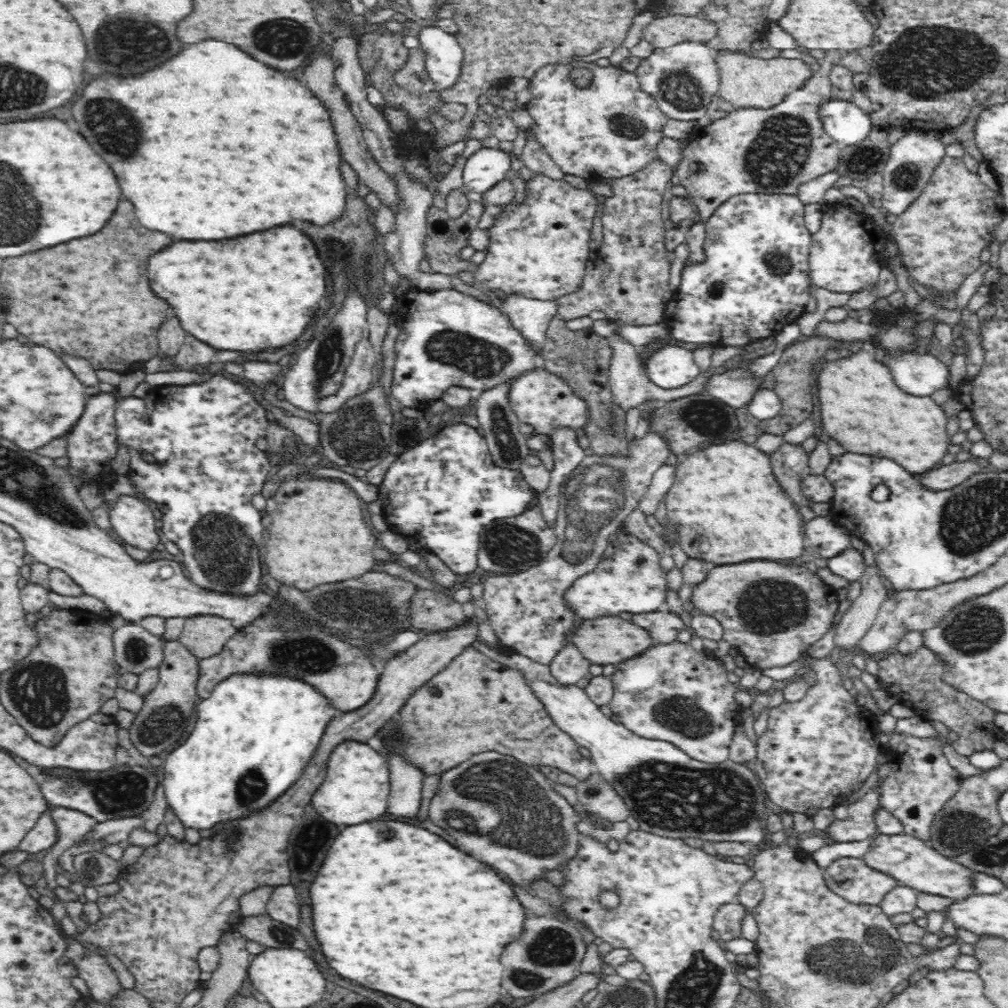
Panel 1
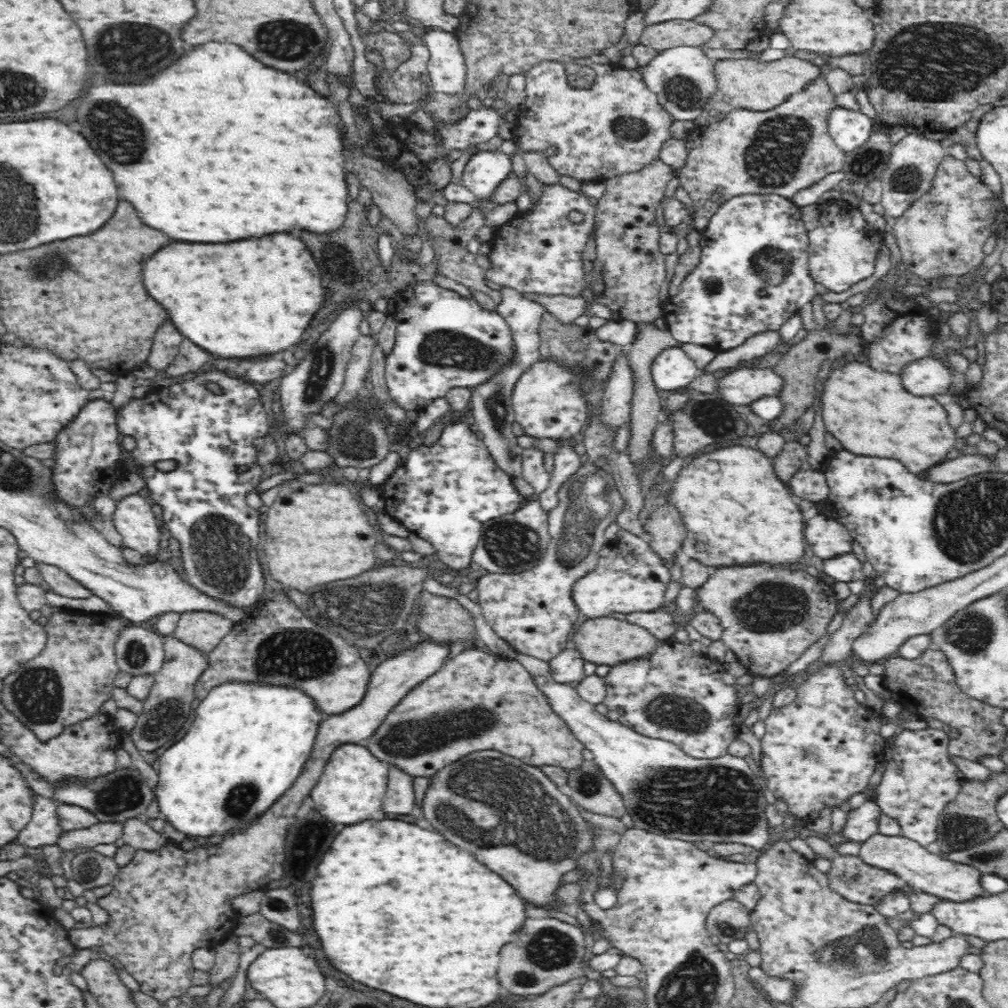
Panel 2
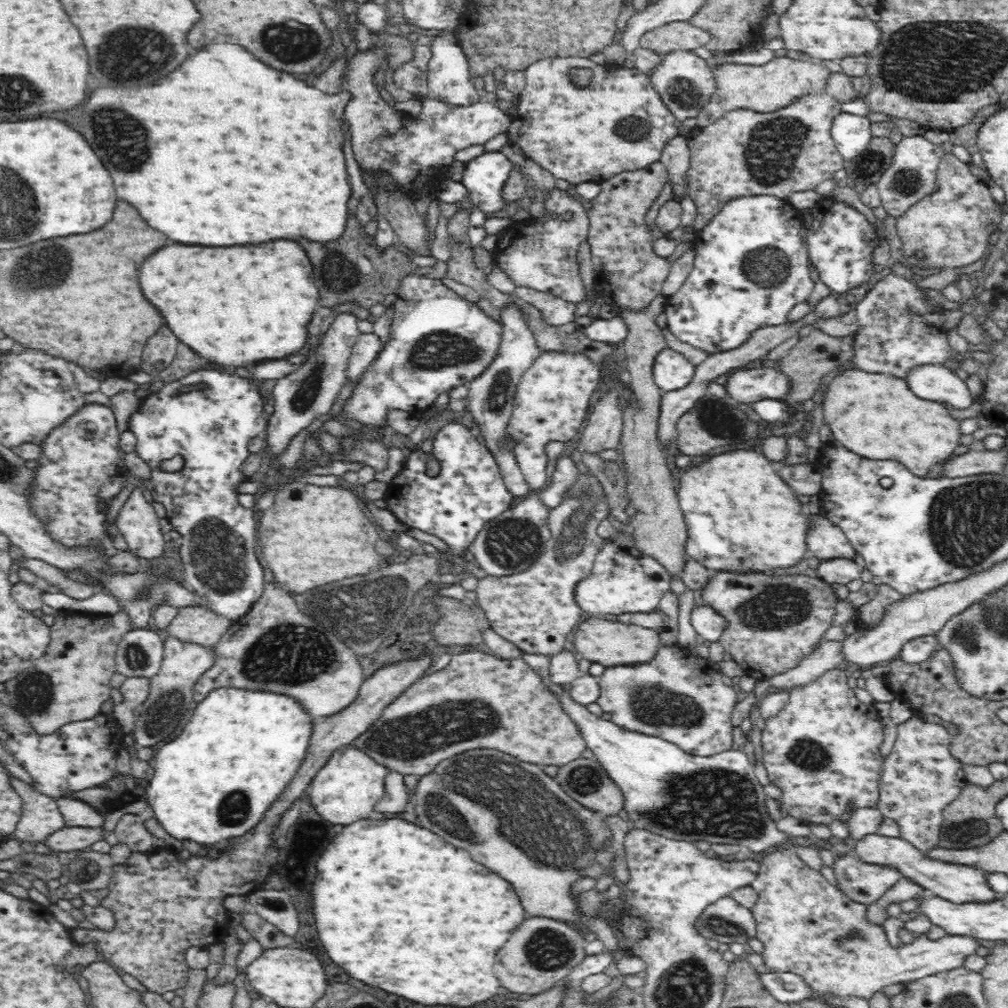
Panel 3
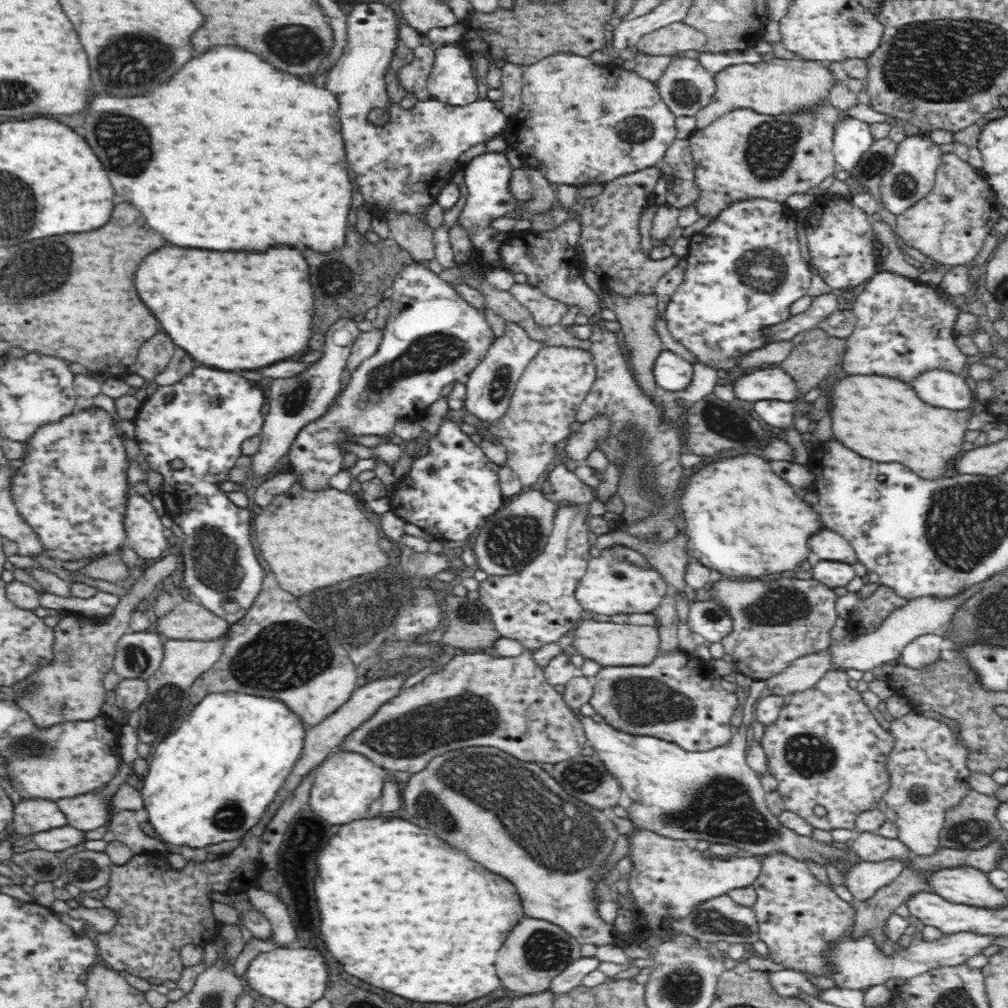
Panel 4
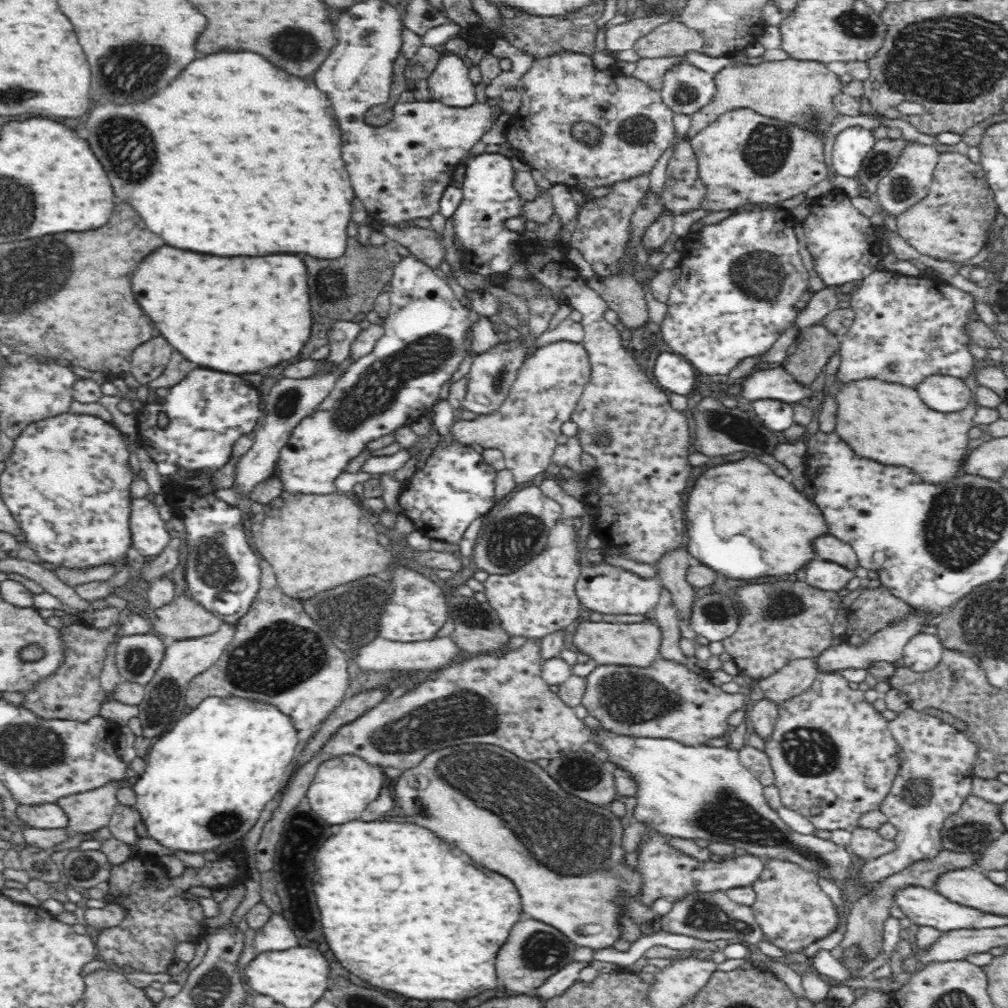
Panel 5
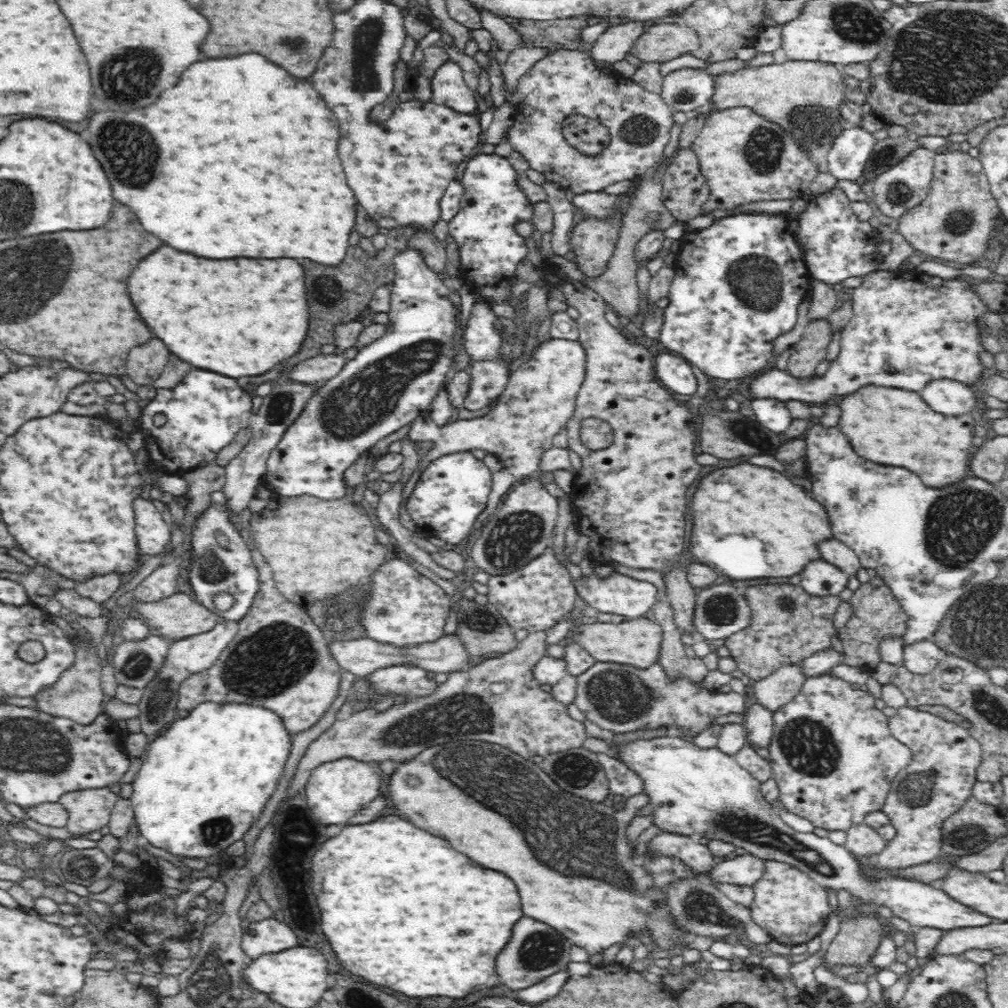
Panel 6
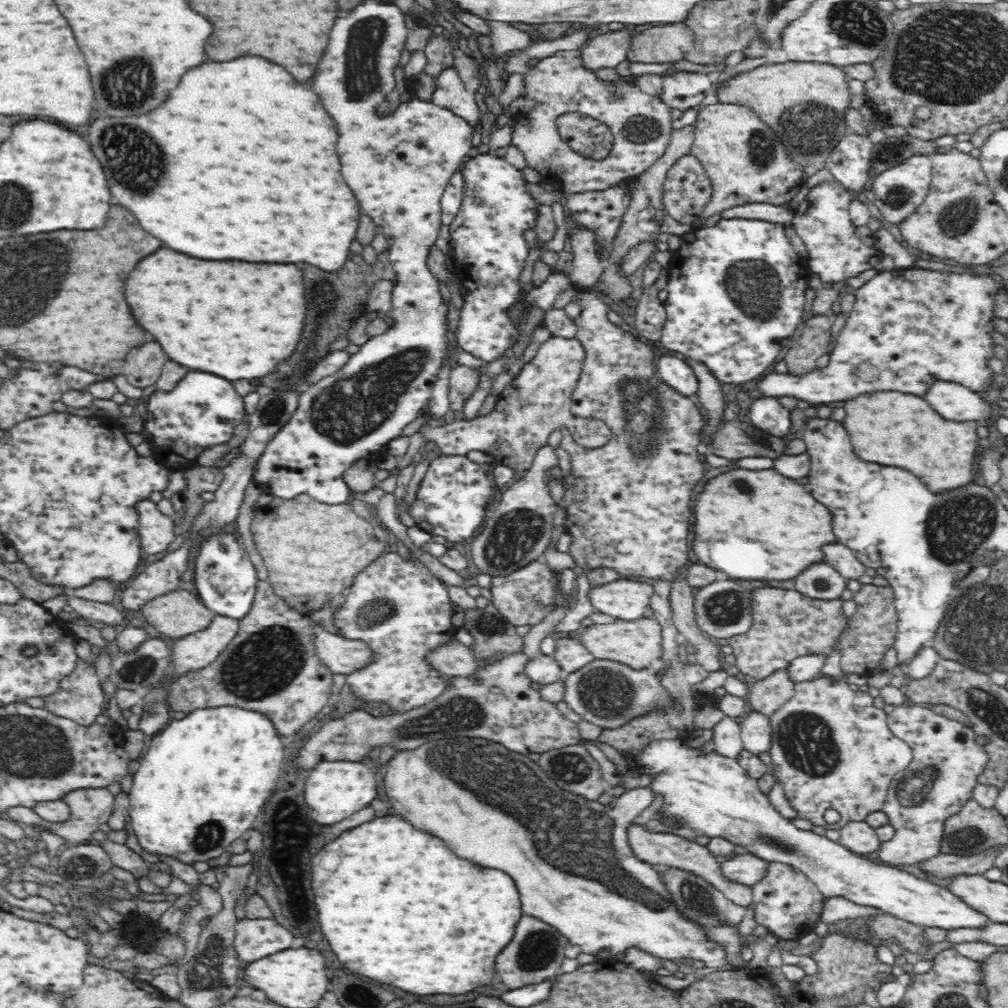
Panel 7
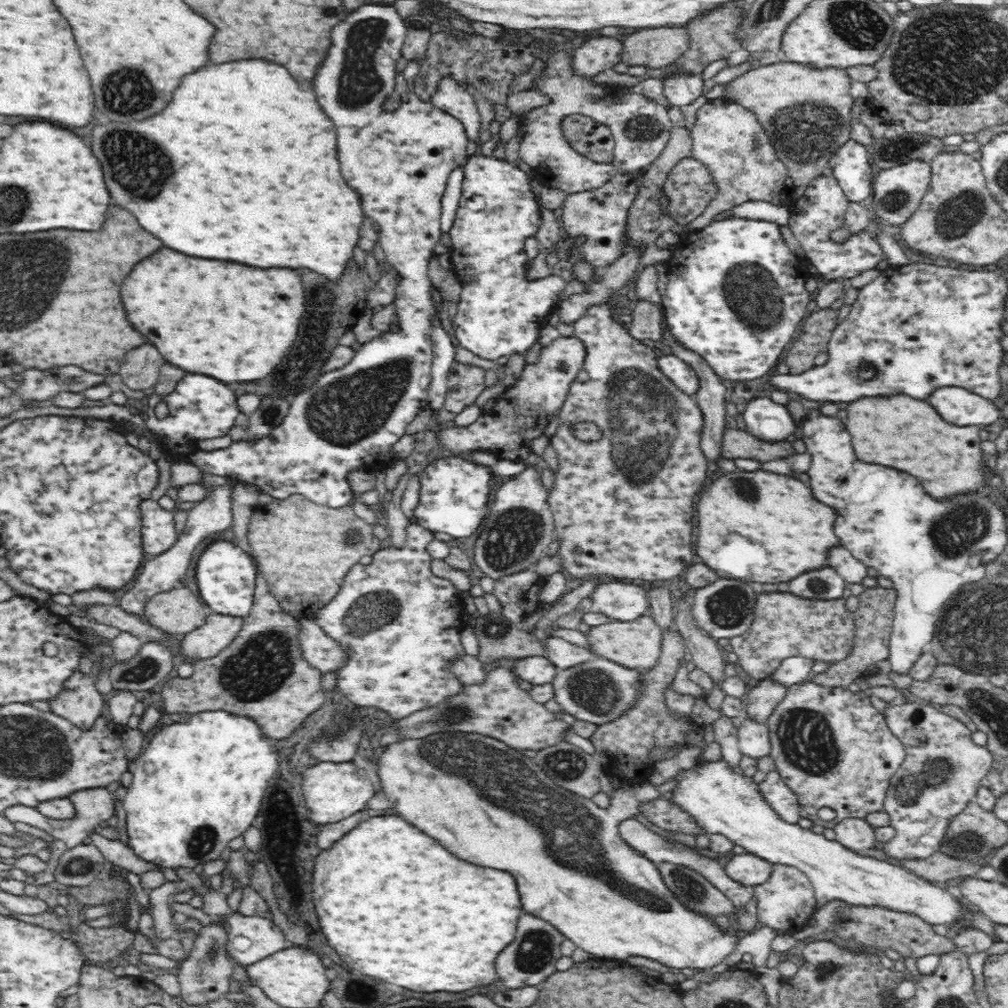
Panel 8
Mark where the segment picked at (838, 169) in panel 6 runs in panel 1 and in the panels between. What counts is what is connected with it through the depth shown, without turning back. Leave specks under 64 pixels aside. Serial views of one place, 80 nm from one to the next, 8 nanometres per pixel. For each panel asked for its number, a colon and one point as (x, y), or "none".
1: (847, 124)
2: (849, 129)
3: (852, 134)
4: (851, 139)
5: (852, 145)

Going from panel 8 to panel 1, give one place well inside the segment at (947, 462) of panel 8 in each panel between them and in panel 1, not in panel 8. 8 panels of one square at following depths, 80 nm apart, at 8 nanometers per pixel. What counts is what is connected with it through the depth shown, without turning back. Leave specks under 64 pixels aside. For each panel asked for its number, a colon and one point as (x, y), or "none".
1: (862, 408)
2: (869, 412)
3: (878, 417)
4: (884, 420)
5: (890, 424)
6: (886, 425)
7: (890, 428)

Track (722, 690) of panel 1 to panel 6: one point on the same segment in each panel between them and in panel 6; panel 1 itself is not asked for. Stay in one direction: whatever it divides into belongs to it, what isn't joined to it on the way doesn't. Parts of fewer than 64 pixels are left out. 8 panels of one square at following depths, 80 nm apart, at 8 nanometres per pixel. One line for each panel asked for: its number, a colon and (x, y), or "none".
2: (674, 695)
3: (675, 696)
4: (676, 698)
5: (666, 699)
6: (621, 698)

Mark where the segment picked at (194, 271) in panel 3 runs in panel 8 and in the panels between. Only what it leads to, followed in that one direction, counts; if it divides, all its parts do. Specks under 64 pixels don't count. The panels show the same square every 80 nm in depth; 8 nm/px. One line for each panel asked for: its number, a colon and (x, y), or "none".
4: (233, 311)
5: (237, 315)
6: (240, 317)
7: (236, 320)
8: (233, 322)

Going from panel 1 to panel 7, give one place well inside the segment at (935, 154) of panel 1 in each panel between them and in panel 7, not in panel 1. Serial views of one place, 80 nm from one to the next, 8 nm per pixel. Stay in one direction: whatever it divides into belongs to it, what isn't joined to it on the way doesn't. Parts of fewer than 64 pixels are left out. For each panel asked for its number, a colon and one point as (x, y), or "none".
2: (914, 161)
3: (912, 174)
4: (912, 176)
5: (907, 183)
6: (896, 191)
7: (899, 192)

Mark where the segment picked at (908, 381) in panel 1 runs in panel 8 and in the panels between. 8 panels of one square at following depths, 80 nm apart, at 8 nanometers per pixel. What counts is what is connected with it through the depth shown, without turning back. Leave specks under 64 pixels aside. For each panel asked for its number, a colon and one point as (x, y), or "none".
2: (927, 377)
3: (938, 383)
4: (945, 389)
5: (946, 393)
6: (951, 397)
7: (953, 401)
8: (956, 405)

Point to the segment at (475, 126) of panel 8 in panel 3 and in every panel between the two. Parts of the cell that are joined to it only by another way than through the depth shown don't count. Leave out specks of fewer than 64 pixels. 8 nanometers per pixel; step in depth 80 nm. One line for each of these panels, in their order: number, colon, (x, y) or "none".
3: (449, 78)
4: (452, 80)
5: (449, 83)
6: (449, 88)
7: (450, 93)

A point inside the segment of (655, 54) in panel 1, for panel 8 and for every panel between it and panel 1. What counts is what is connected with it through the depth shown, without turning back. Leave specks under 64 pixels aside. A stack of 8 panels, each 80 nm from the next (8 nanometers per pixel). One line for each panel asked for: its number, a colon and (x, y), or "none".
2: (683, 78)
3: (685, 82)
4: (685, 86)
5: (686, 89)
6: (683, 90)
7: (683, 90)
8: (680, 89)

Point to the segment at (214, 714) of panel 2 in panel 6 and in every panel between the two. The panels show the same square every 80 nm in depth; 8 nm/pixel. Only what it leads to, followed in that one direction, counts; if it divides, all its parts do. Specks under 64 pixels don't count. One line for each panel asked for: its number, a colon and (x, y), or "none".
3: (237, 754)
4: (210, 780)
5: (207, 779)
6: (213, 770)

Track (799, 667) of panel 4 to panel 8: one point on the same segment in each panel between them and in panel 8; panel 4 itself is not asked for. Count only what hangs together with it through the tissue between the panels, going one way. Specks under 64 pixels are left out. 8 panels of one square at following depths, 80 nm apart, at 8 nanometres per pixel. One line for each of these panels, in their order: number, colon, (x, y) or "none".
5: (796, 677)
6: (773, 692)
7: (768, 695)
8: (762, 699)

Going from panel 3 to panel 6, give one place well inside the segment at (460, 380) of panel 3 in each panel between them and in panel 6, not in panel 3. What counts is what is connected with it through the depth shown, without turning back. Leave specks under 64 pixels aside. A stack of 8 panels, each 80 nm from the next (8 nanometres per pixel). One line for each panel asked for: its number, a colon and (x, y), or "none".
4: (433, 337)
5: (426, 333)
6: (388, 383)

